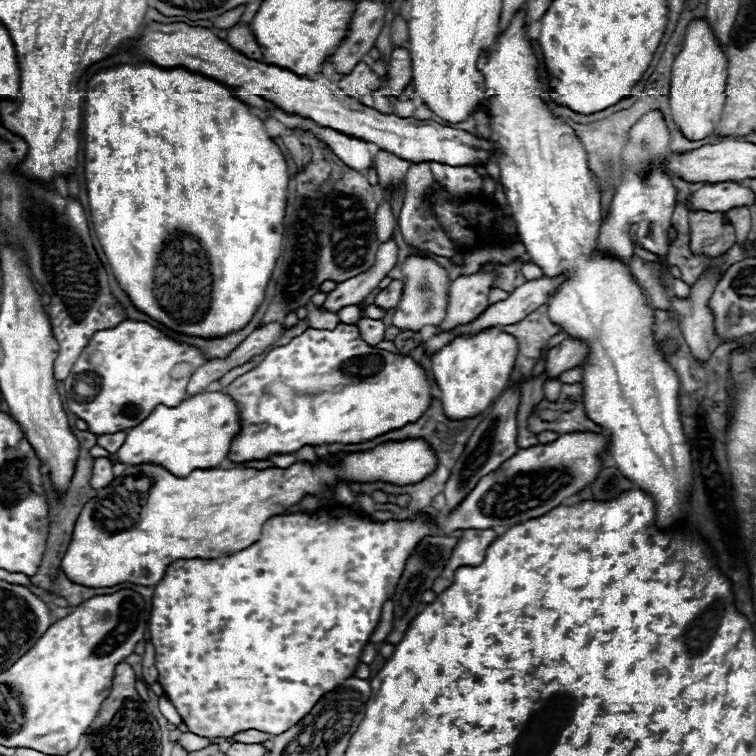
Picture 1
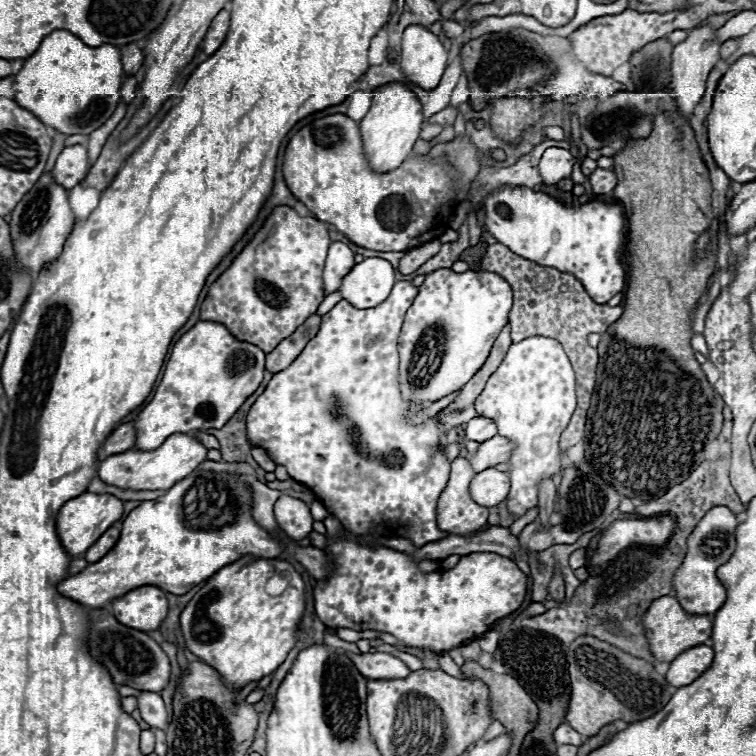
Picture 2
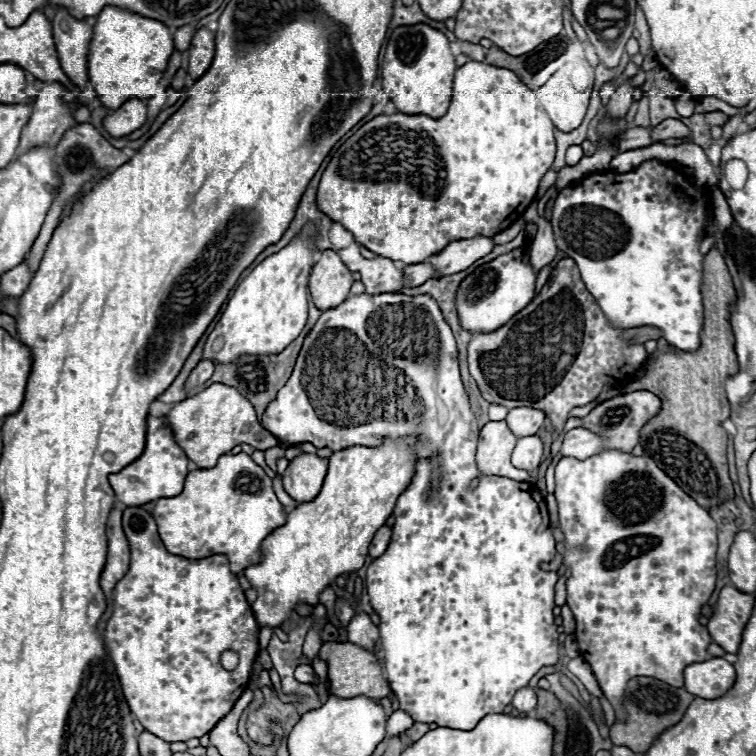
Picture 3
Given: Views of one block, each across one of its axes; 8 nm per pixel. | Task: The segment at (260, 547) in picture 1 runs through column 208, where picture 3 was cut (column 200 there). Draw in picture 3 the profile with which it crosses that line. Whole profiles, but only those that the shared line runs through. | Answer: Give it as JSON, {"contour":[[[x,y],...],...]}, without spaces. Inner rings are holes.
{"contour":[[[140,506],[124,510],[122,526],[130,542],[130,568],[124,578],[112,590],[112,616],[104,628],[104,648],[112,658],[120,686],[132,716],[158,738],[166,742],[186,742],[200,738],[220,722],[236,704],[236,698],[246,690],[252,674],[252,666],[258,656],[258,632],[260,626],[252,614],[252,606],[238,582],[238,576],[230,570],[230,562],[224,554],[214,554],[200,560],[190,560],[166,550],[158,536],[158,526],[150,512]],[[232,650],[240,656],[234,670],[226,670],[220,664],[222,652]]]}

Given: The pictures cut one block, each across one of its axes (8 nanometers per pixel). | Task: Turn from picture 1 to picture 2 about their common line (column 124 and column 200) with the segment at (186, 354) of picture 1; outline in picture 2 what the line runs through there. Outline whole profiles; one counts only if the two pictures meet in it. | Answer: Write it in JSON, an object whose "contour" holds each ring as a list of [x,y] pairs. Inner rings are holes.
{"contour":[[[200,320],[172,348],[164,376],[152,402],[134,420],[138,450],[154,450],[172,434],[220,428],[244,400],[256,392],[264,376],[266,354],[246,342],[238,342],[224,324]]]}

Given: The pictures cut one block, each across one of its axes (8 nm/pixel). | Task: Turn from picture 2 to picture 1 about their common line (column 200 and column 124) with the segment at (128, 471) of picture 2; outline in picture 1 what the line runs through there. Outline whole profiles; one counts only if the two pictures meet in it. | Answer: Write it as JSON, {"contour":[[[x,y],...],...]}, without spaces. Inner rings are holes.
{"contour":[[[200,392],[196,396],[184,398],[178,406],[156,406],[154,412],[126,436],[126,442],[116,452],[116,462],[134,464],[134,462],[162,462],[166,470],[178,476],[188,476],[192,470],[206,470],[228,460],[230,444],[240,432],[240,406],[236,400],[224,392]]]}

